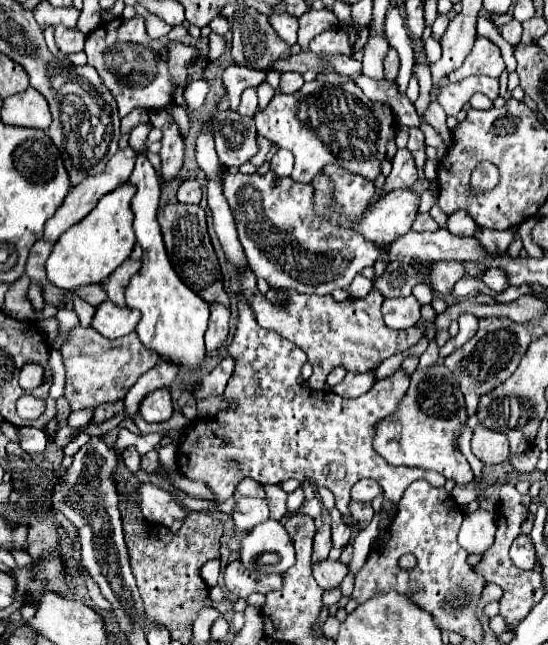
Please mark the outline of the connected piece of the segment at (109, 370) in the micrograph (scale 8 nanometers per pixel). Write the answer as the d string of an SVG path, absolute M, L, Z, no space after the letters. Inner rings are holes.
M76 326L70 330L68 338L60 346L60 354L66 366L66 386L64 386L64 398L68 400L70 408L76 410L94 410L100 404L124 400L126 392L136 384L136 380L152 370L160 356L156 352L144 348L144 344L138 340L136 332L110 340L100 336L92 326Z

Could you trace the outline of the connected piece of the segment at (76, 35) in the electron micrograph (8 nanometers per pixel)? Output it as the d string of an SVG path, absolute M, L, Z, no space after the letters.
M58 26L58 28L54 28L54 38L56 38L56 46L60 48L62 54L80 52L84 48L84 34L78 30Z

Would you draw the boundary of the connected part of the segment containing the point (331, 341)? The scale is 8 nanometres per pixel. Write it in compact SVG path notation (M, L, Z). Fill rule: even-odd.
M228 262L228 274L230 274L230 288L236 296L244 296L248 300L248 306L256 314L256 320L262 328L276 330L282 338L294 342L298 348L302 348L308 354L308 360L314 368L308 386L314 390L322 390L326 384L326 376L332 368L344 366L350 372L368 372L378 368L378 364L398 352L404 352L412 348L422 332L418 328L408 330L390 330L386 328L380 306L382 296L380 292L372 290L366 298L348 298L346 302L336 302L332 296L308 296L298 292L288 292L290 304L288 310L280 310L276 304L270 304L258 290L256 290L256 276L250 270L250 266L238 268Z

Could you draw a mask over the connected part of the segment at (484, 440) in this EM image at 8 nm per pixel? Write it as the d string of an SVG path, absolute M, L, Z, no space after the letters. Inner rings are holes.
M478 424L474 430L474 436L472 436L472 452L484 464L494 466L494 464L502 464L508 460L510 444L504 434L492 432Z

